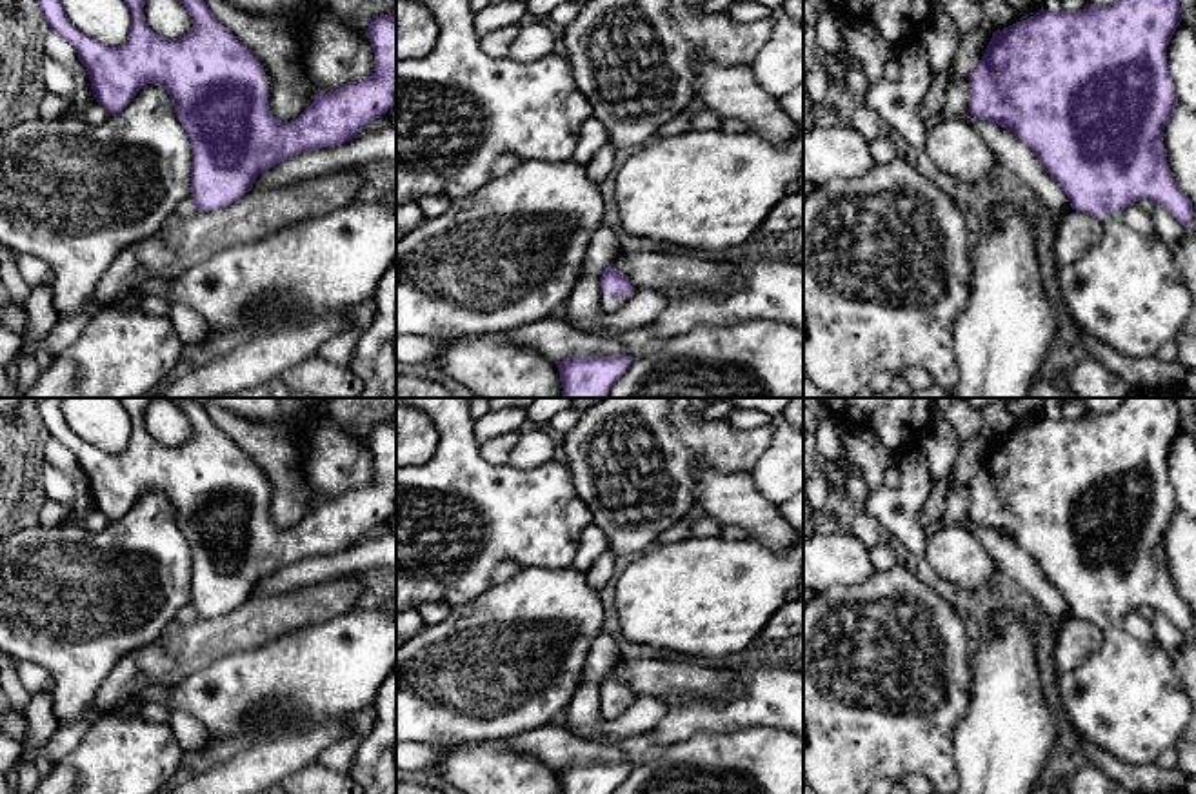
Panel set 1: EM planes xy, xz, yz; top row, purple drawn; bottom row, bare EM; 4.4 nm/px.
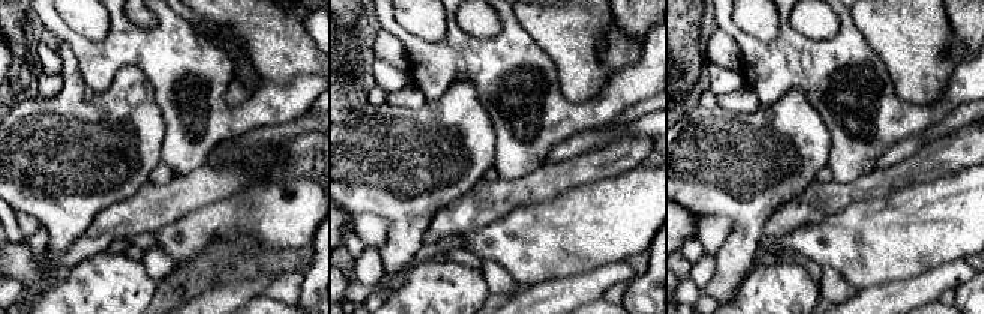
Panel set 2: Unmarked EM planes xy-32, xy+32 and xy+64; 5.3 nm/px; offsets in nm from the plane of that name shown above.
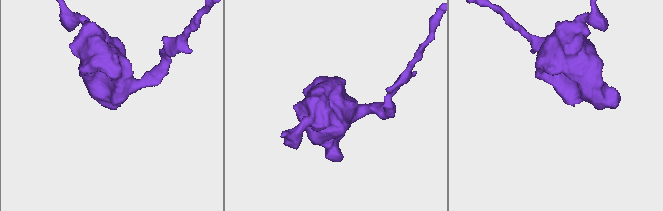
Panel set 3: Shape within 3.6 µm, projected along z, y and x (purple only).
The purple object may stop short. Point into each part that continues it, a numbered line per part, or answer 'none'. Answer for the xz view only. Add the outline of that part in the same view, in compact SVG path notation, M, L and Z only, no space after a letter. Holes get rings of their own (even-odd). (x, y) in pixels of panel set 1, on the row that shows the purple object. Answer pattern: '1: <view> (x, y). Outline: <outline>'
1: xz (609, 304). Outline: M600 289L600 303L605 313L620 311L625 302L629 302L627 296L609 296L603 289Z

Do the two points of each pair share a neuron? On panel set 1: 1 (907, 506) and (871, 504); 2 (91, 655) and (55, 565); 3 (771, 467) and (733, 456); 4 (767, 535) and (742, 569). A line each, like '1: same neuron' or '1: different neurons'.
1: same neuron
2: same neuron
3: different neurons
4: different neurons

